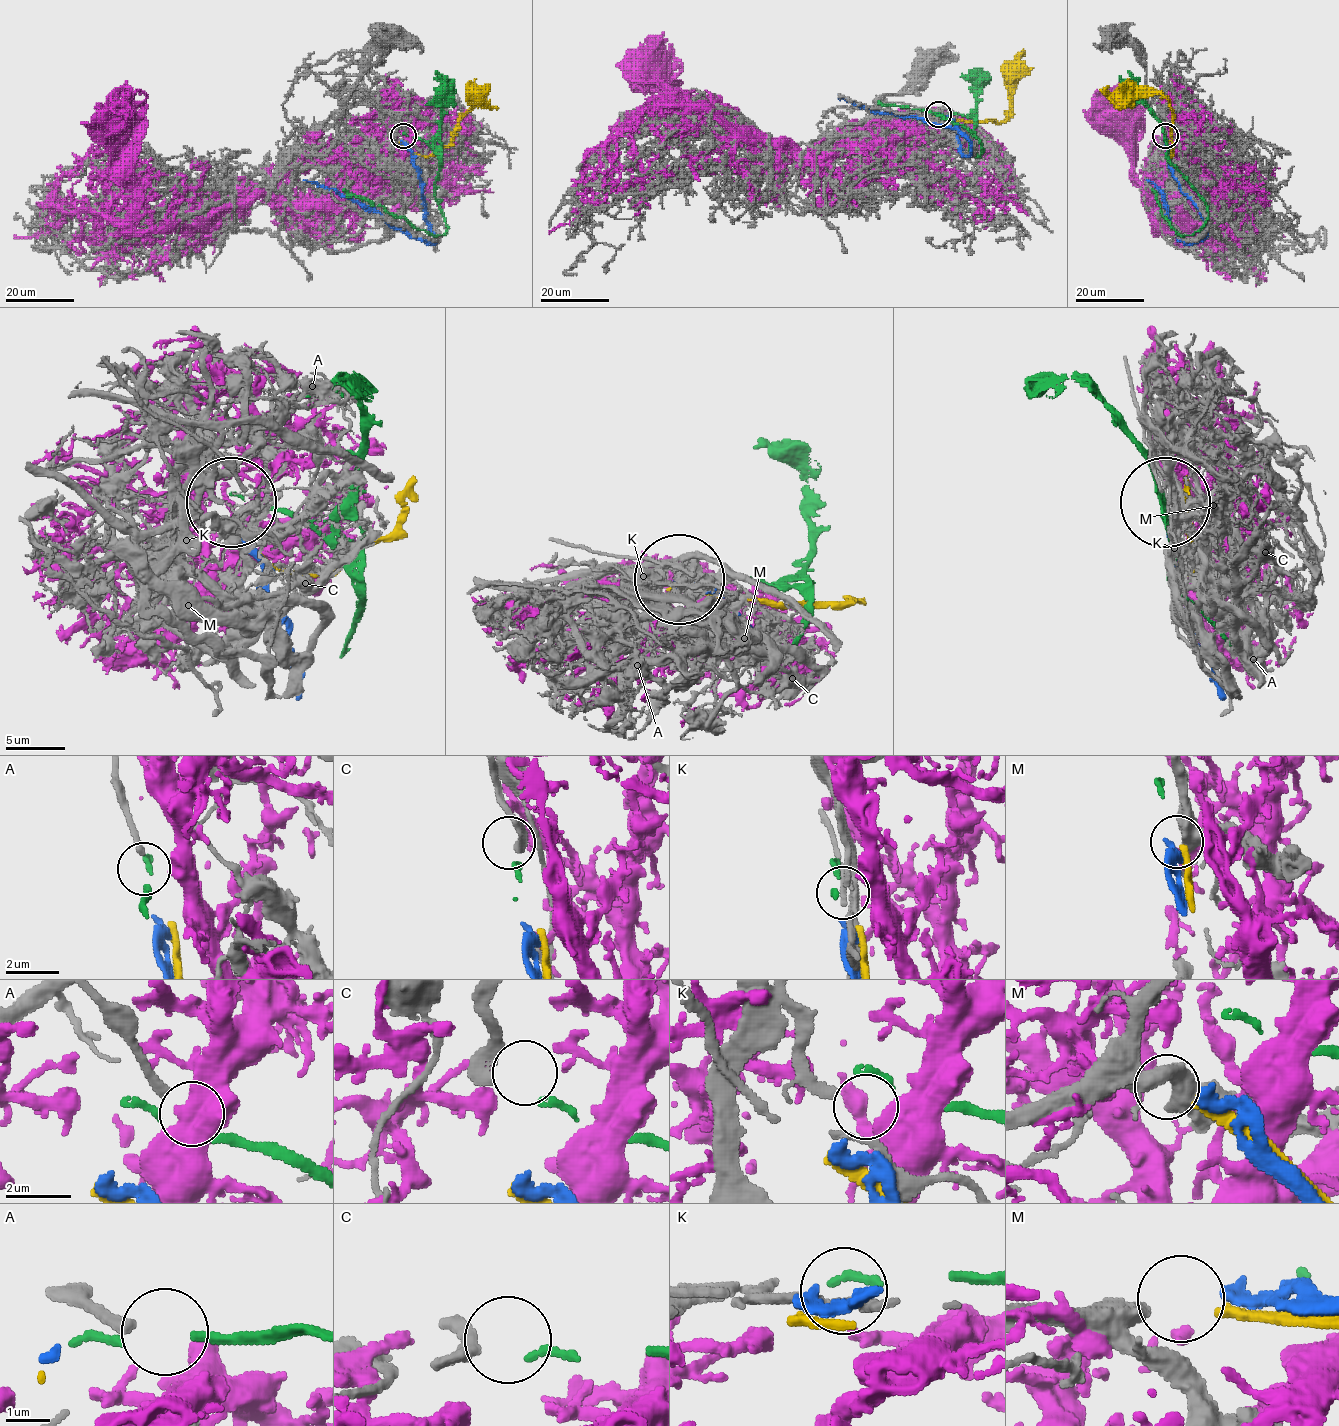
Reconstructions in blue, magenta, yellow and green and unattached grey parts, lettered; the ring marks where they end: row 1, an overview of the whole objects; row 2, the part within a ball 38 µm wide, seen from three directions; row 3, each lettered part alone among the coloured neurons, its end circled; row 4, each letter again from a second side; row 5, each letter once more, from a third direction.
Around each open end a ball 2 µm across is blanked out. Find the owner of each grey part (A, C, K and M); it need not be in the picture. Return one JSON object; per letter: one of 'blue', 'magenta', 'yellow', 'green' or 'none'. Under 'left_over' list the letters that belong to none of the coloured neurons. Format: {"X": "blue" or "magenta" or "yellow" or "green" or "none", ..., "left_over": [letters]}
{"A": "none", "C": "green", "K": "none", "M": "yellow", "left_over": ["A", "K"]}

